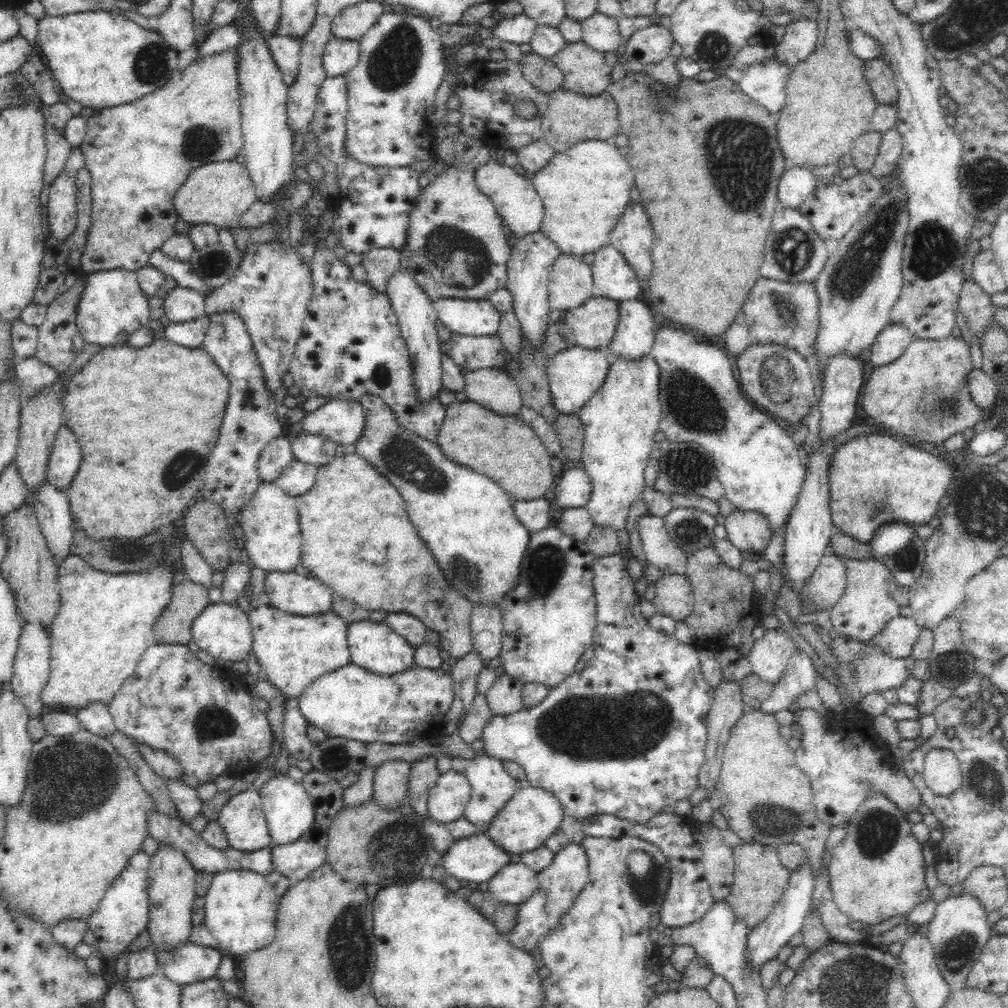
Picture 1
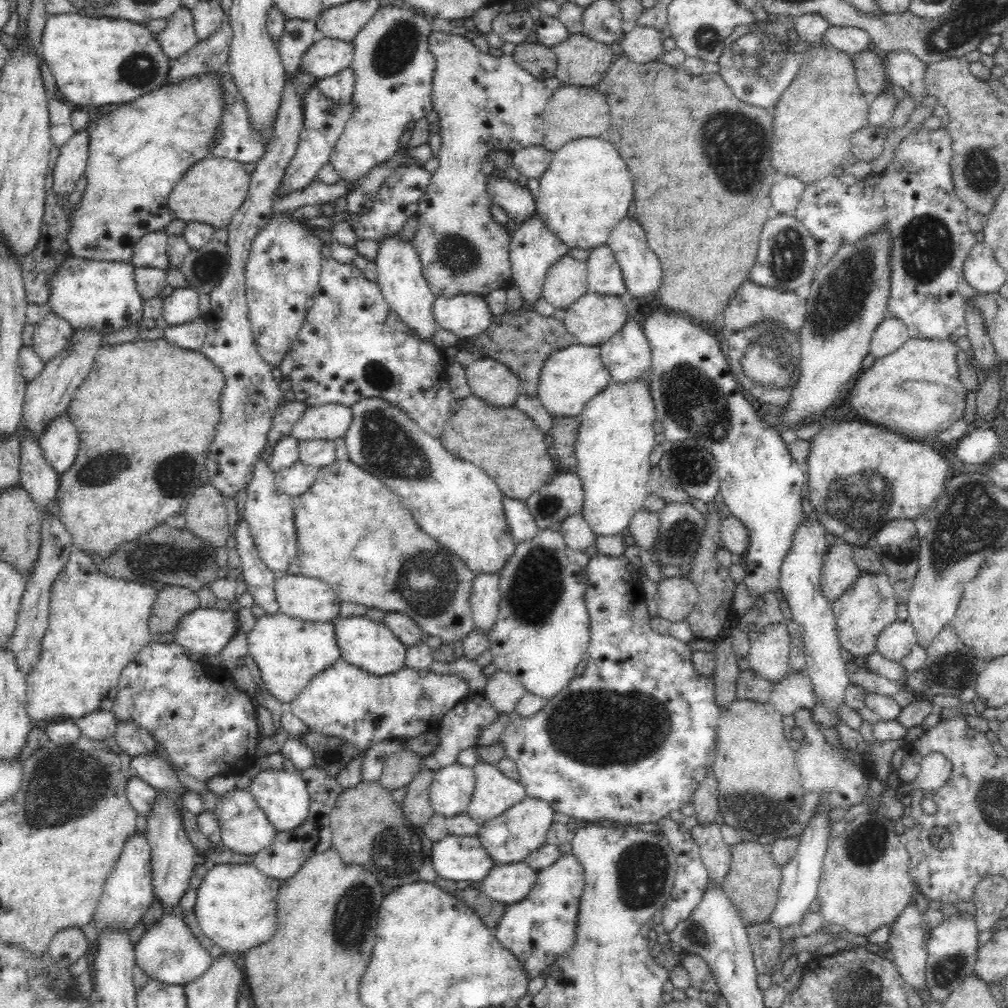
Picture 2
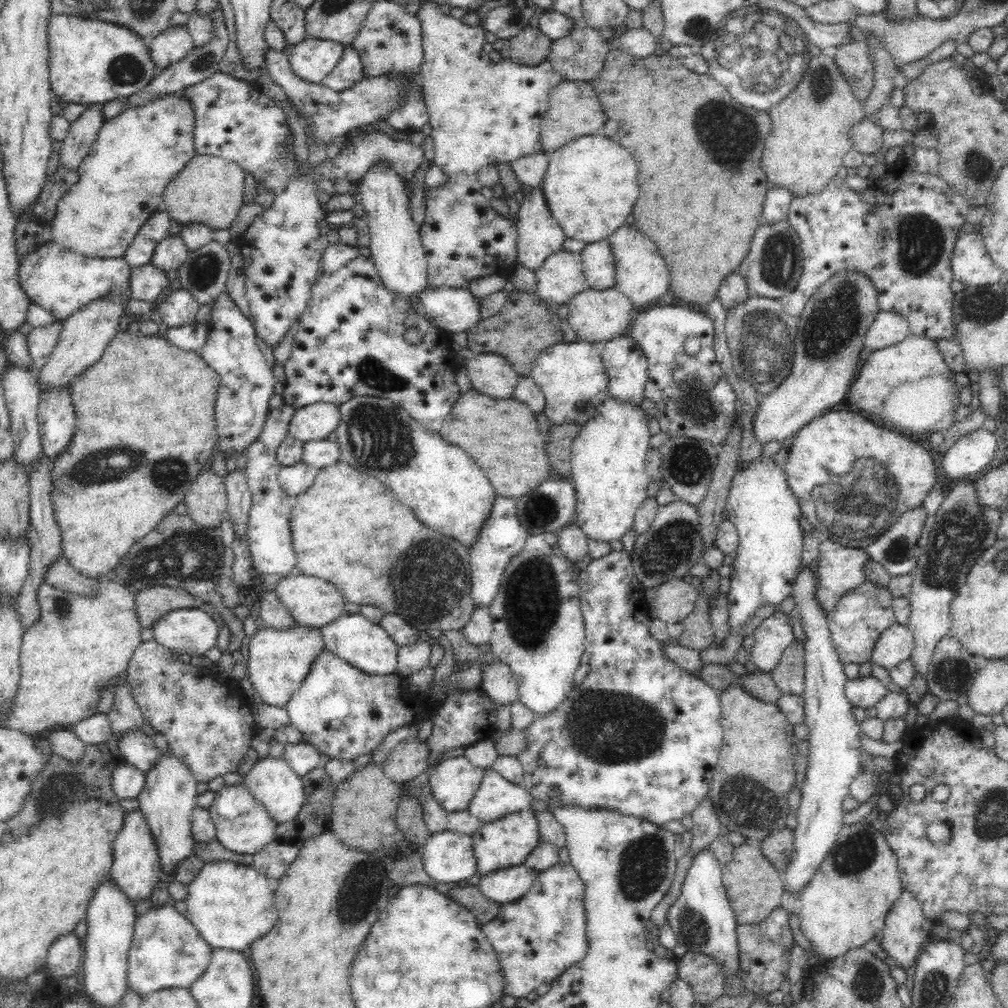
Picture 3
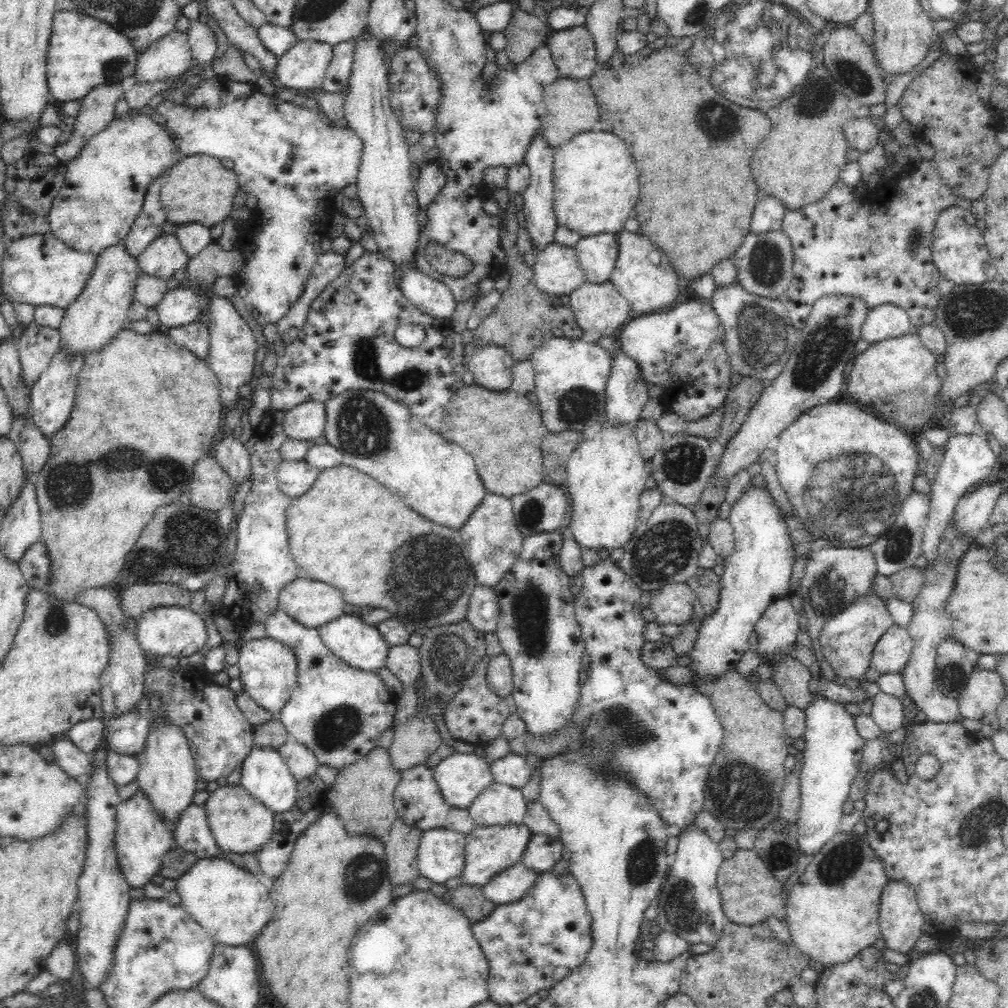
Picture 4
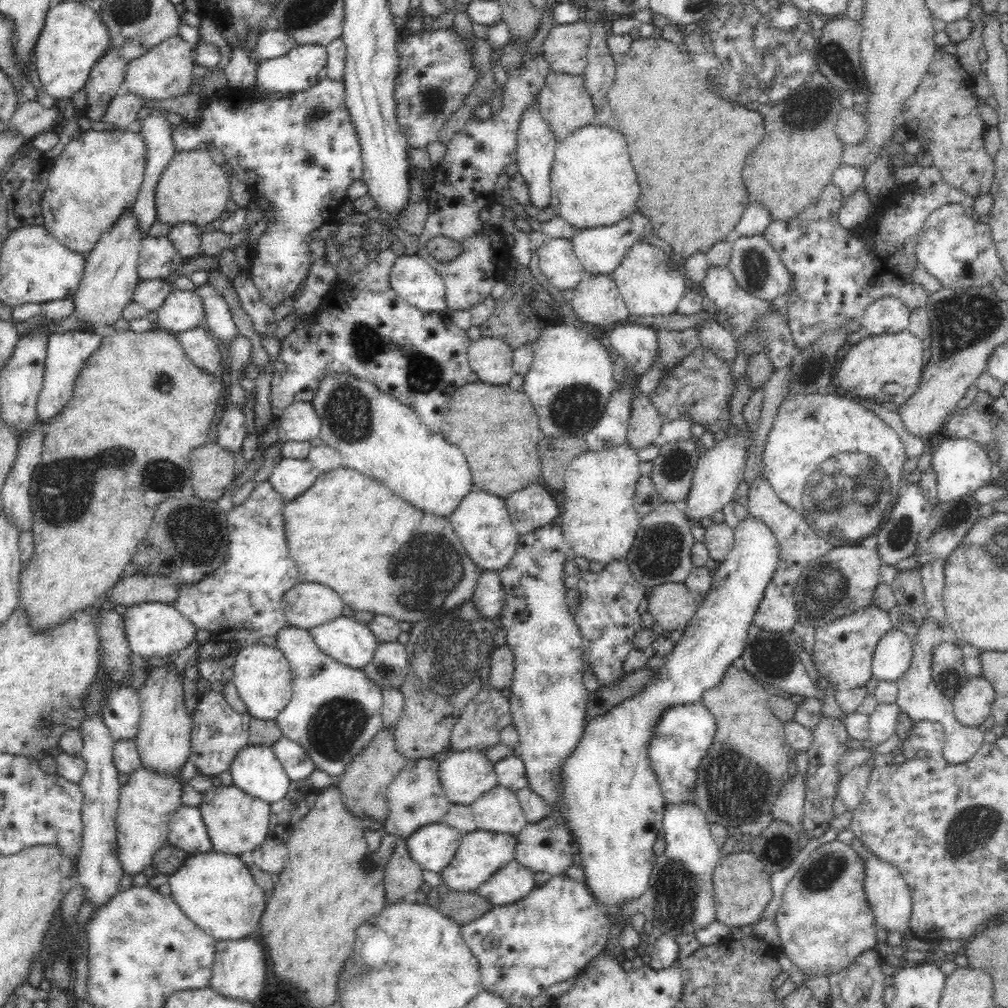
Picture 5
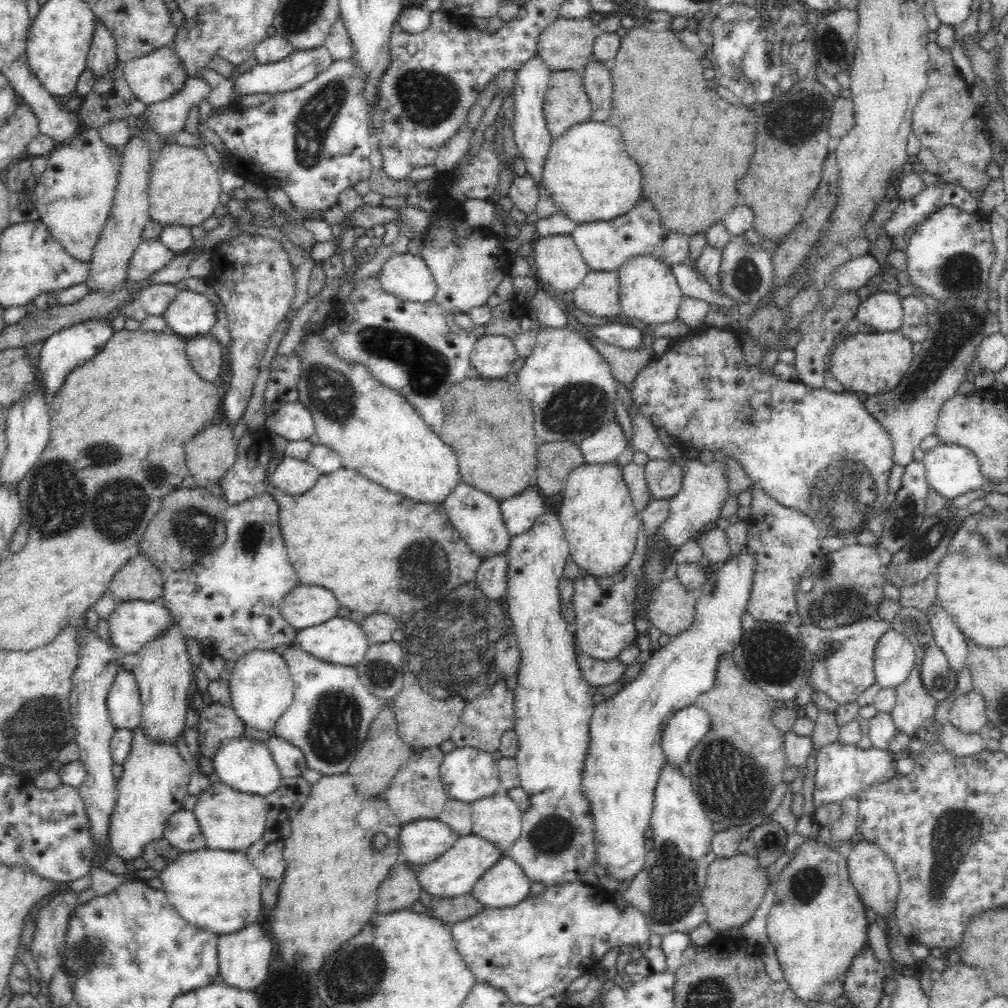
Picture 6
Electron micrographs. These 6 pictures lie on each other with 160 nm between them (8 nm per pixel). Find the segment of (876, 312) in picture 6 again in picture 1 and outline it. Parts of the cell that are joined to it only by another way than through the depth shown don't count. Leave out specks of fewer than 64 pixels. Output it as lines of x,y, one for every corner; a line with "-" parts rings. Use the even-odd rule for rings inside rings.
888,324
870,346
871,362
875,367
894,362
912,342
913,336
902,324

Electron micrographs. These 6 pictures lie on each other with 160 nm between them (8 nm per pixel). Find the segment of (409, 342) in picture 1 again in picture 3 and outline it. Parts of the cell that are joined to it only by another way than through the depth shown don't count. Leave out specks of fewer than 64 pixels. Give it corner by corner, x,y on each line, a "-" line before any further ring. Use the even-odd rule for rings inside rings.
389,160
372,162
362,179
358,180
358,197
368,215
370,253
380,278
388,287
406,300
414,301
418,292
429,285
427,279
426,252
423,250
420,225
412,219
410,193
406,180

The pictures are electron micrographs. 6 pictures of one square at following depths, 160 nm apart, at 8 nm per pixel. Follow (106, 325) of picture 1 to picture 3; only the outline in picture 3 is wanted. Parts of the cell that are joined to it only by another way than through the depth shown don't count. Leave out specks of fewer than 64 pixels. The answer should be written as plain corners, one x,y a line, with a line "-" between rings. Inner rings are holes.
52,240
24,257
19,256
16,282
20,283
20,289
24,290
28,300
42,306
62,322
90,300
120,292
130,299
130,270
131,266
123,257
91,258
74,253

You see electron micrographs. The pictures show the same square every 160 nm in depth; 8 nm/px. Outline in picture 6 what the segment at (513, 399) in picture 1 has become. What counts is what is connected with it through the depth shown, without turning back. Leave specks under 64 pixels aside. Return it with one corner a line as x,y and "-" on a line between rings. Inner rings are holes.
507,336
478,337
471,354
473,373
490,379
504,379
517,358
516,345

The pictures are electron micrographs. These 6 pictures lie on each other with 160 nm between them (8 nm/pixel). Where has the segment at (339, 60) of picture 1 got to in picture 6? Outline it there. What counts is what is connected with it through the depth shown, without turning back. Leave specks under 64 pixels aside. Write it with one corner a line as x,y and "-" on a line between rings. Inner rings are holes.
322,44
316,48
298,50
294,49
290,56
284,60
268,63
253,65
247,71
239,71
232,78
232,85
234,85
234,96
238,99
239,96
250,94
276,94
280,92
288,92
294,90
298,86
304,85
304,82
312,80
316,74
320,74
322,70
326,70
332,64
333,58
330,51

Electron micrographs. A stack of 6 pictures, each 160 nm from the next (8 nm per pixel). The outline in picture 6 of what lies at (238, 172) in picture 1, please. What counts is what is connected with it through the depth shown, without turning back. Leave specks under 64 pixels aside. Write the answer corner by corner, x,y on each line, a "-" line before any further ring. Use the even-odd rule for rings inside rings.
166,143
158,149
149,183
149,217
160,225
192,227
217,215
222,188
216,170
201,148

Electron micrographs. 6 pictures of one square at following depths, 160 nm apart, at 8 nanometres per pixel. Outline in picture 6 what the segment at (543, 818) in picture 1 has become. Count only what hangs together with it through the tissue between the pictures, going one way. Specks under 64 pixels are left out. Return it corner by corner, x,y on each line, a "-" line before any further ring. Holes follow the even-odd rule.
472,833
461,836
449,848
440,854
436,860
422,865
420,870
416,871
416,881
420,883
421,890
425,890
430,896
453,897
469,893
480,876
484,874
496,862
502,858
502,853
498,852
496,846
485,841
484,838
474,836

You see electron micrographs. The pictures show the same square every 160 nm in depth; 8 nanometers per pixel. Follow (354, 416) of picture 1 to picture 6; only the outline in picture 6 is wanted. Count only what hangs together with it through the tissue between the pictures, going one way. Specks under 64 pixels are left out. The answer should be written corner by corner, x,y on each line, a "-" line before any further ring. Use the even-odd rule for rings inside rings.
286,402
266,416
265,429
288,441
306,440
315,433
313,416
302,402

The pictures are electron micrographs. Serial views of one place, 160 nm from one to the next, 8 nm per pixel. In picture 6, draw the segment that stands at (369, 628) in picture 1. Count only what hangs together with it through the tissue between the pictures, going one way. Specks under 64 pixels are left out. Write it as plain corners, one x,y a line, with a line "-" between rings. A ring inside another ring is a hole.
329,618
326,622
316,626
309,626
302,630
297,630
297,634
292,640
294,647
300,647
302,651
312,655
313,658
321,662
339,664
340,666
352,666
364,659
369,642
362,630
361,625
348,620
348,618

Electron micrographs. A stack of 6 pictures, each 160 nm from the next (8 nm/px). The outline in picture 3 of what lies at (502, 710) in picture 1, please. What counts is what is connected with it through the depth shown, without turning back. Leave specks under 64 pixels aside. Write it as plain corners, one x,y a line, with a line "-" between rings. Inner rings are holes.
495,658
490,665
482,665
481,686
496,705
511,705
519,701
517,681
508,664

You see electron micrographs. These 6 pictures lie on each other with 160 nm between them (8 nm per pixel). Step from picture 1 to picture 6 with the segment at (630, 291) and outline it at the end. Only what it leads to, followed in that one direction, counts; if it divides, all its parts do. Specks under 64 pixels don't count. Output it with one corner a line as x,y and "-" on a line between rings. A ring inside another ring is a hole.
644,198
634,206
634,210
617,218
578,223
570,235
589,270
594,271
617,271
624,263
640,256
656,258
671,268
674,264
687,262
689,254
689,237
664,227
654,204

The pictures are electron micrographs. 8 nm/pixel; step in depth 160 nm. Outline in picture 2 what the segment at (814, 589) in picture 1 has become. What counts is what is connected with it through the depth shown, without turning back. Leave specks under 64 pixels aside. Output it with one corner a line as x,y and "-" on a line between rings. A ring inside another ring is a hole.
853,545
829,546
821,568
821,589
829,603
836,602
856,582
861,570
852,558

